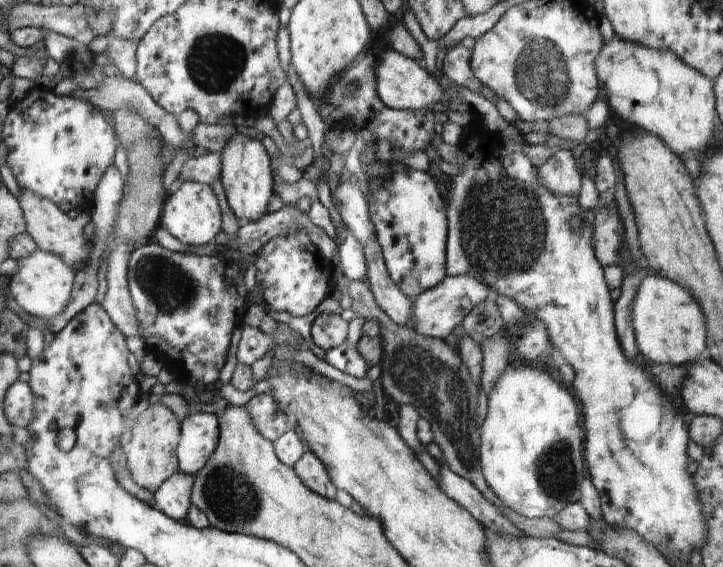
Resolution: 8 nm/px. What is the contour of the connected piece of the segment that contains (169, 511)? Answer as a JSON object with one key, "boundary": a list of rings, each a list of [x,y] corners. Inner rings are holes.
{"boundary":[[[176,471],[167,478],[153,494],[156,501],[156,509],[175,521],[186,524],[186,515],[191,504],[191,492],[195,481],[195,475],[187,475],[182,471]]]}

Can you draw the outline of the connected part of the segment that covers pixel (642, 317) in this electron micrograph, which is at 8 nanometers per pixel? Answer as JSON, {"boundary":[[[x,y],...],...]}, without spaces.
{"boundary":[[[654,272],[648,274],[638,285],[631,304],[631,327],[634,329],[635,341],[642,361],[680,366],[691,363],[706,348],[706,325],[703,319],[702,309],[694,300],[694,297],[679,284],[669,278],[660,276]]]}

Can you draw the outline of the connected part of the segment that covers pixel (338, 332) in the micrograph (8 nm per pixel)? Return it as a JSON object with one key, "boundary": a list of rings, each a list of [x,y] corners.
{"boundary":[[[334,313],[318,315],[311,327],[313,342],[325,351],[342,345],[347,334],[348,322]]]}

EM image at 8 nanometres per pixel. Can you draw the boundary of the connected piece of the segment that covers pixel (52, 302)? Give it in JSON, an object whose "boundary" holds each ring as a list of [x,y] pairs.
{"boundary":[[[36,248],[26,258],[17,260],[16,271],[11,274],[8,282],[8,296],[12,296],[16,304],[28,314],[39,316],[49,321],[62,312],[69,301],[74,284],[74,272],[54,253]]]}

